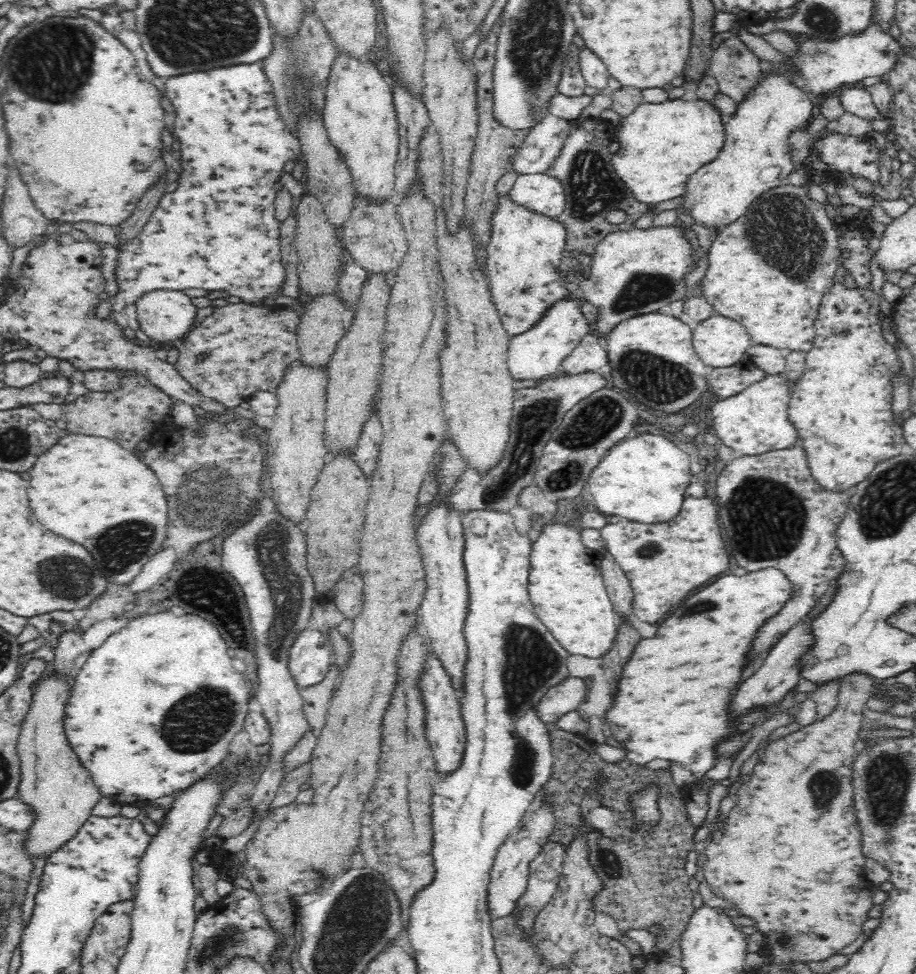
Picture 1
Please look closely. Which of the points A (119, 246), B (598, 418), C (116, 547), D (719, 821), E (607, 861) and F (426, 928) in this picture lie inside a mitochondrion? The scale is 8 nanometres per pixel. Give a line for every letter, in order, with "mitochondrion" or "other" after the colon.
A: other
B: mitochondrion
C: mitochondrion
D: other
E: mitochondrion
F: other

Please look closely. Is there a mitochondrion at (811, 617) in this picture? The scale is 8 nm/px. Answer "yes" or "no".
no

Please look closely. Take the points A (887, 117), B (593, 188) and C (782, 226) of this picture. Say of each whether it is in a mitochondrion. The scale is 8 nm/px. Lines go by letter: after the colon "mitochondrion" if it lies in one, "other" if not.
A: other
B: mitochondrion
C: mitochondrion

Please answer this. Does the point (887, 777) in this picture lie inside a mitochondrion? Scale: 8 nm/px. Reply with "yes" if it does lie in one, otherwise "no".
yes

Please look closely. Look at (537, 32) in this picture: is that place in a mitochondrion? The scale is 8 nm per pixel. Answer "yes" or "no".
yes

